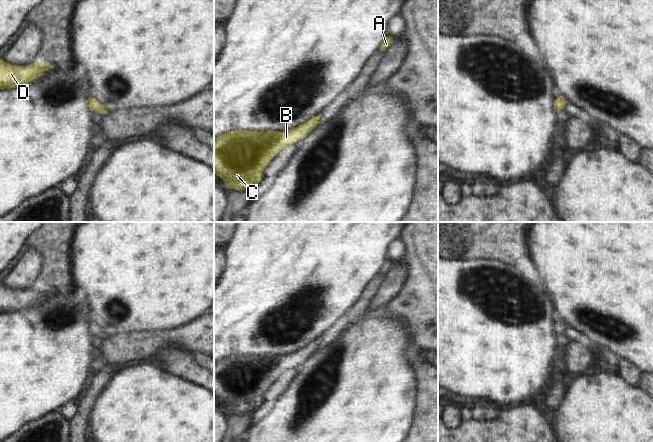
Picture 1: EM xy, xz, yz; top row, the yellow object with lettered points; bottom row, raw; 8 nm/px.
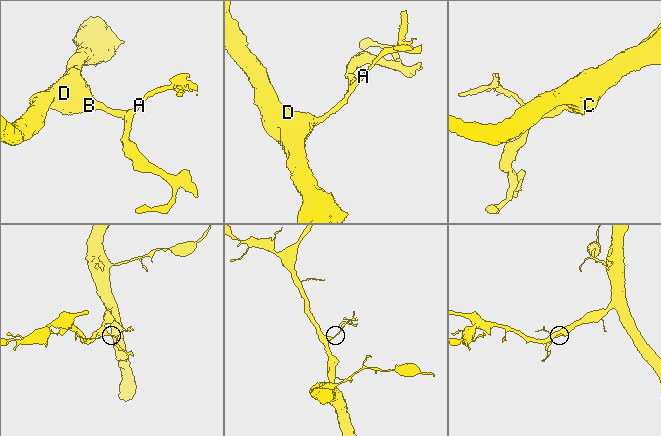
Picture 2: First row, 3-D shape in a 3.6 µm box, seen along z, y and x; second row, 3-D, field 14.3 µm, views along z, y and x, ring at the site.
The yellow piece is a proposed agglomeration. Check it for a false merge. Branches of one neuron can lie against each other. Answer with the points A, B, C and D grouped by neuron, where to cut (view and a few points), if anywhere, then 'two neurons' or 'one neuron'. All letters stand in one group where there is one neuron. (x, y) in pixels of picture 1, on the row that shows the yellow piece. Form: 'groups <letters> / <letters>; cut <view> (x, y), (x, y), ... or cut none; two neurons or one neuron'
groups A B C D; cut none; one neuron

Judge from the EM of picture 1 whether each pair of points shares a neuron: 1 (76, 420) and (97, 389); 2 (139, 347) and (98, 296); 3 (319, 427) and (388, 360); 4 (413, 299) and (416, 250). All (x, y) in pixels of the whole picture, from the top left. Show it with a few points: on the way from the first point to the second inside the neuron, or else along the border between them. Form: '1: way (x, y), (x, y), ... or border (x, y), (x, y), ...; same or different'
1: way (83, 412), (84, 405), (89, 397); same
2: border (150, 331), (123, 331), (119, 333); different
3: way (336, 412), (371, 377); same
4: way (416, 287), (416, 262); same

